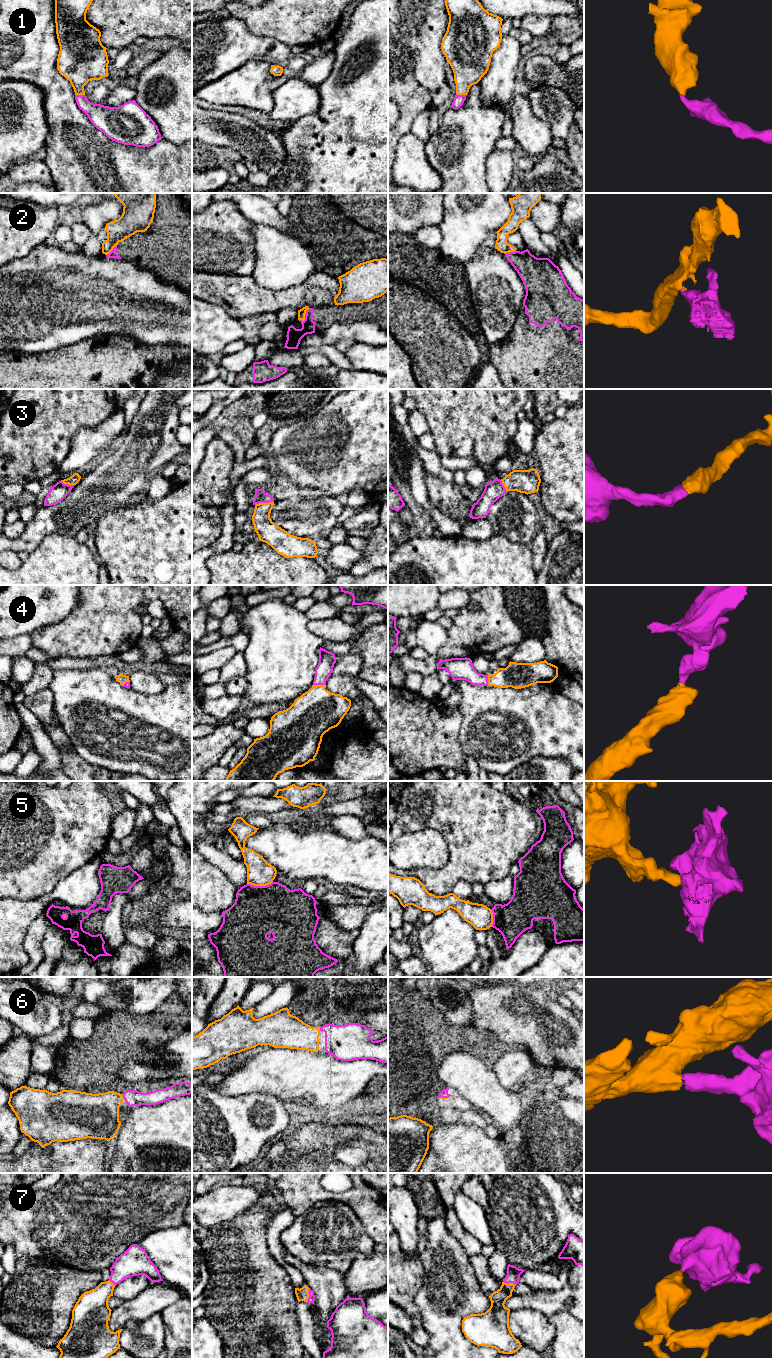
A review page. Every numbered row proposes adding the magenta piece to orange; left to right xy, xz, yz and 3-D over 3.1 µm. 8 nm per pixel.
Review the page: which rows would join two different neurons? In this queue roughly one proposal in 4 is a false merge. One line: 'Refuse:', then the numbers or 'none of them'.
Refuse: 2, 5

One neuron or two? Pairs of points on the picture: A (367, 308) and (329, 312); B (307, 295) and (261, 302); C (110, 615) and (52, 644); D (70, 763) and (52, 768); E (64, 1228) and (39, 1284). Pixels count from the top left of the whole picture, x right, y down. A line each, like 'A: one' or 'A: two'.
A: one
B: one
C: one
D: two
E: two

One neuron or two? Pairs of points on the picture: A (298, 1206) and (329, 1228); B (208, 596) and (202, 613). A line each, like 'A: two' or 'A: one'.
A: two
B: one

